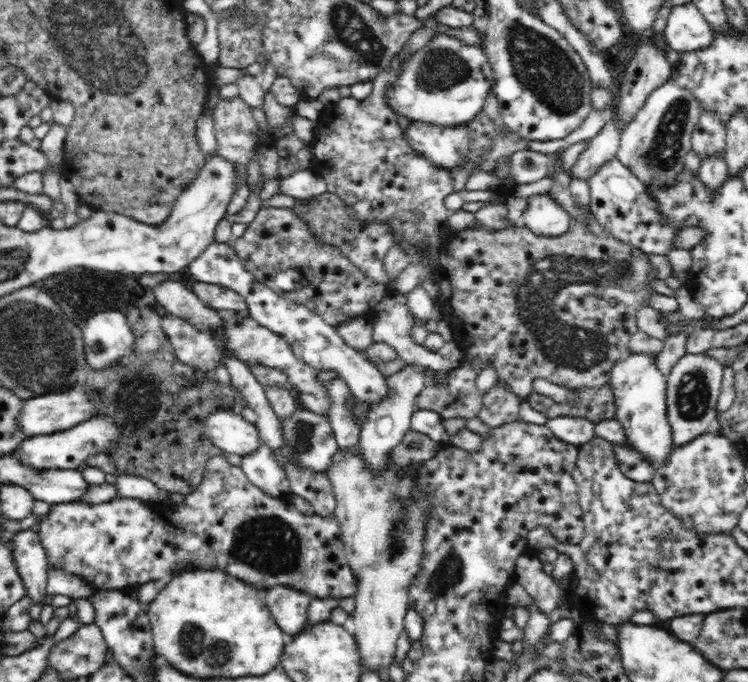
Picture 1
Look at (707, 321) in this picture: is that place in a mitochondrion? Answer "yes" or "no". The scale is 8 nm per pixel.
no

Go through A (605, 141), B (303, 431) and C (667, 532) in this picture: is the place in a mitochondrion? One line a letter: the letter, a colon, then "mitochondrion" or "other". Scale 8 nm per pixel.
A: other
B: mitochondrion
C: mitochondrion

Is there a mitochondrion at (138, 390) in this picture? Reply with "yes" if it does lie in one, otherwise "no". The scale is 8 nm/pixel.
yes

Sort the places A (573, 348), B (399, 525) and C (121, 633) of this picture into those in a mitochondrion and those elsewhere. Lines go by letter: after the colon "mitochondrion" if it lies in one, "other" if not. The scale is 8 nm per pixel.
A: mitochondrion
B: mitochondrion
C: other

